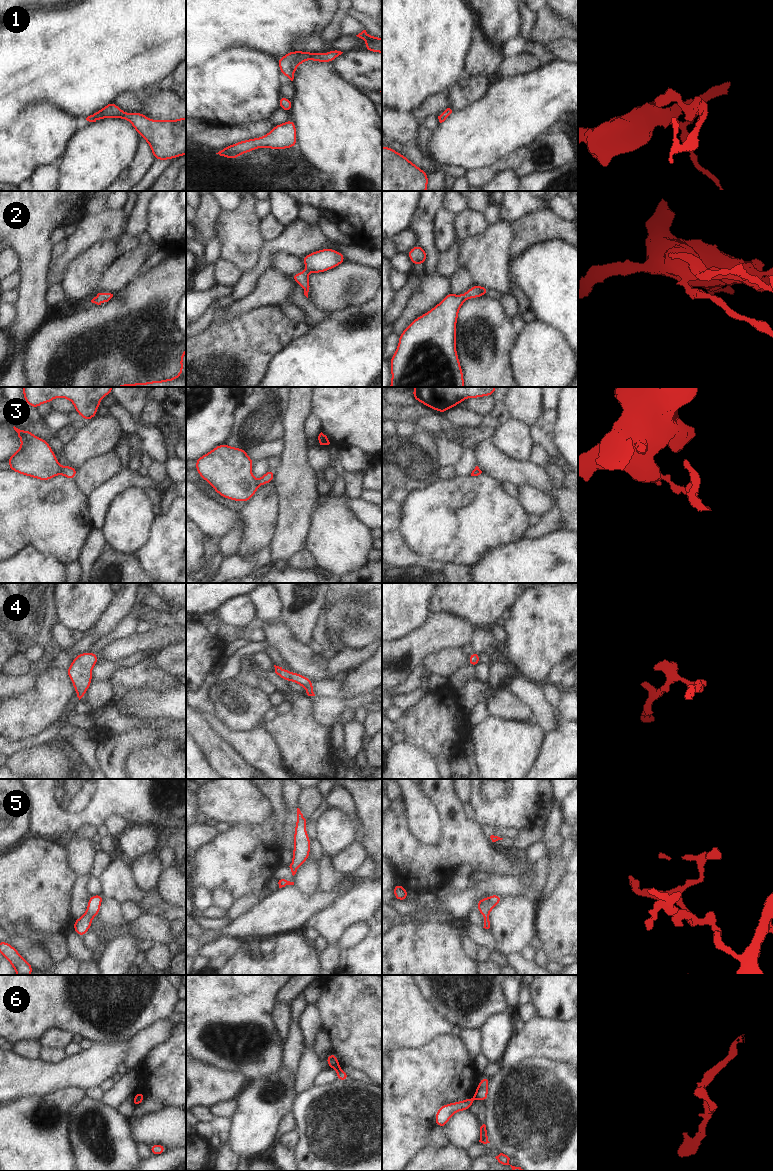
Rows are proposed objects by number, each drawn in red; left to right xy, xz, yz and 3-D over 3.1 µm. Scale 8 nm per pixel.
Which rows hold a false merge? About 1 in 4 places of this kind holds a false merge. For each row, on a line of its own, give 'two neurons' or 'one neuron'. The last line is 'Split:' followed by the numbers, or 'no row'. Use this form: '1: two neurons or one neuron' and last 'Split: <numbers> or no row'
1: one neuron
2: one neuron
3: two neurons
4: one neuron
5: one neuron
6: two neurons
Split: 3, 6

